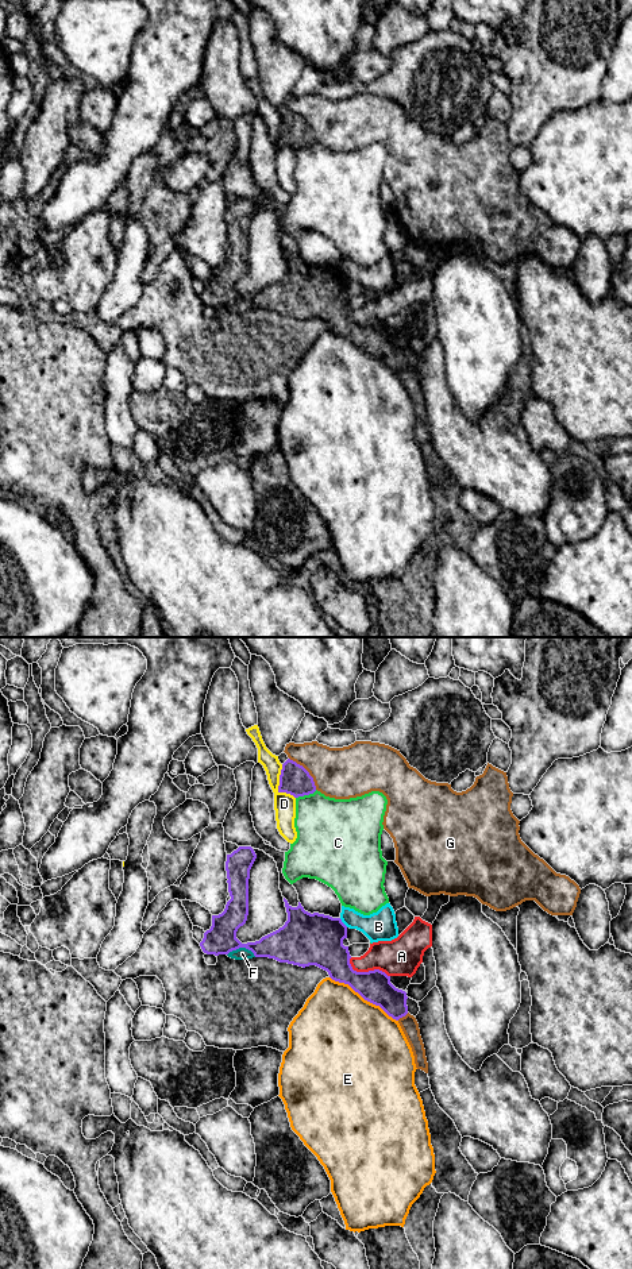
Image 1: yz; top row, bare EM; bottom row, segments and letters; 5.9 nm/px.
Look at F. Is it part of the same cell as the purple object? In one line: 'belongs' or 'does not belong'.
does not belong

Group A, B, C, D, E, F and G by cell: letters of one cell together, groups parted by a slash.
A F / B / C / D / E / G

